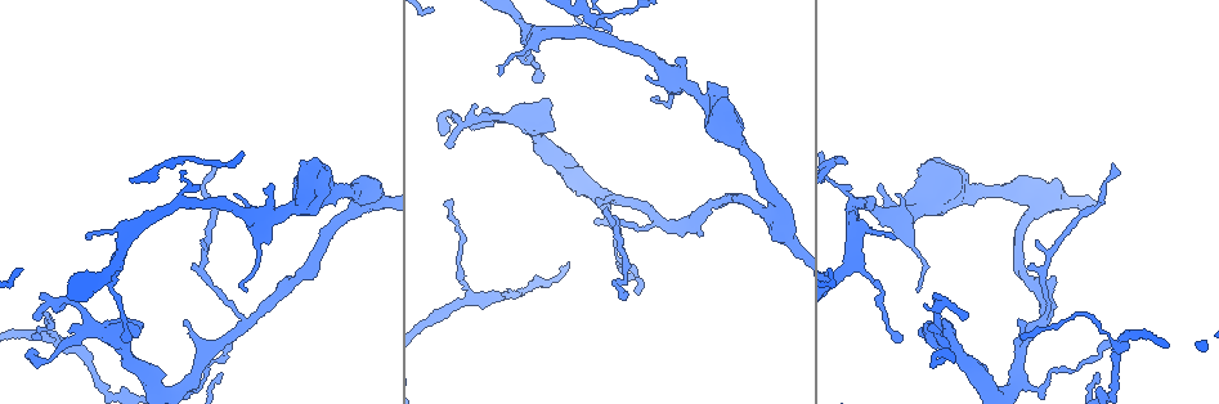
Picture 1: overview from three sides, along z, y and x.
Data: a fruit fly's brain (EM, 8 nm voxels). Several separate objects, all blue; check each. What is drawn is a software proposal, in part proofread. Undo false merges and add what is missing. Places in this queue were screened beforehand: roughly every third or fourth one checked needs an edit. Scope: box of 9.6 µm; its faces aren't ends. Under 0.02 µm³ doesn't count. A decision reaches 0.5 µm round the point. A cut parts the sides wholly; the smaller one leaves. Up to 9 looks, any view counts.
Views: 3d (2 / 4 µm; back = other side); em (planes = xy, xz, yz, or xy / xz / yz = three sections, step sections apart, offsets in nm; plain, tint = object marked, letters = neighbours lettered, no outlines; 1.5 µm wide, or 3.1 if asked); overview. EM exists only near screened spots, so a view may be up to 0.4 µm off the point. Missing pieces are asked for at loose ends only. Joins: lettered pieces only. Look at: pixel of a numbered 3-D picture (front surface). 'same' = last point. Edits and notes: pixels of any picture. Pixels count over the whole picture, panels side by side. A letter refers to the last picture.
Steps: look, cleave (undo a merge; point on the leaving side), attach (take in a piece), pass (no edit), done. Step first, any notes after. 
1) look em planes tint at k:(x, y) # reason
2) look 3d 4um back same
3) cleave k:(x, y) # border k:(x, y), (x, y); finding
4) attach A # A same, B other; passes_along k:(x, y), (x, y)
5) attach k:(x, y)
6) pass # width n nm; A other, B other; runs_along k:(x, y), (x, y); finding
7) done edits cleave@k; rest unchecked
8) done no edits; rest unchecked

look 3d 4um back at 1:(954, 362) # free end

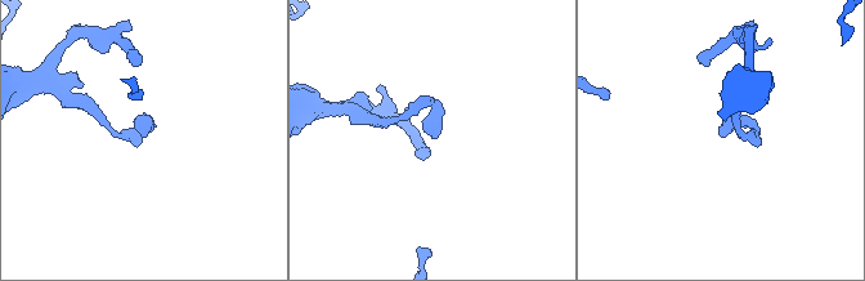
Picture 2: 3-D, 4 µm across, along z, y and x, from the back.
look em planes letters at 2:(431, 132)

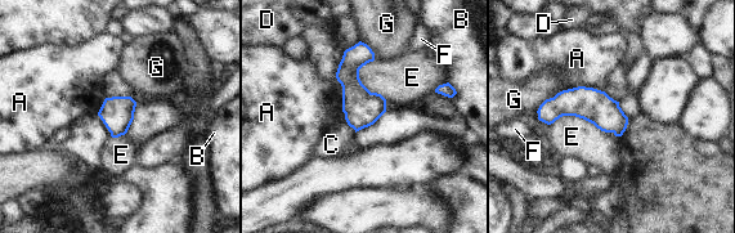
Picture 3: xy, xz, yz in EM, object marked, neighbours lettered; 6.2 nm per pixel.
pass # longest_contact E 460 nm; A other, B other, C other, D other, E other, F other, G other; border 3:(536, 112), (605, 133); none of them fits

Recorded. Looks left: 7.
look em yz step 4 letters at 1:(444, 203) # branch stops here

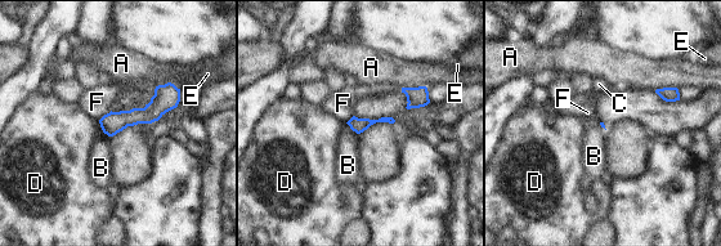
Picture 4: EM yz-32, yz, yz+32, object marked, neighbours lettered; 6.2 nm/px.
pass # width 140 nm; longest_contact A 160 nm; A other, B other, C other, D other, E other, F other; no lettered piece goes on from it

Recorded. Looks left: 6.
look 3d 4um back at 1:(1112, 164) # tapers out

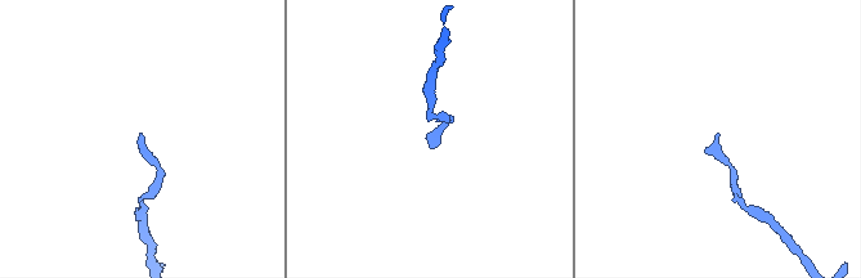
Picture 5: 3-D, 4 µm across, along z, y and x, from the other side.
look em xy step 4 letters at 5:(429, 135)

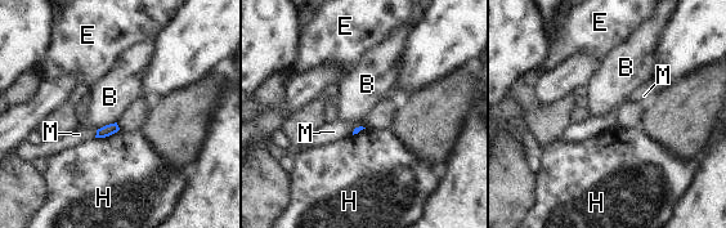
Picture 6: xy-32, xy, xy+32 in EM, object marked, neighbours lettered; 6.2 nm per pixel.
look em planes letters same

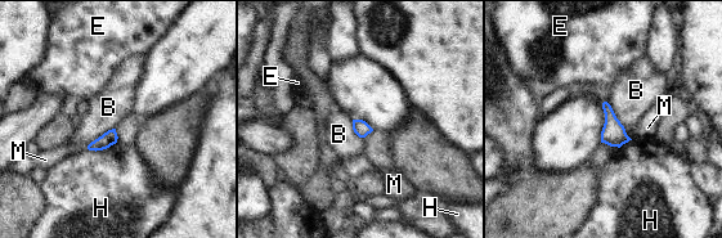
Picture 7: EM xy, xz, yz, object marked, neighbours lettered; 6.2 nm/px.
pass # longest_contact B 220 nm; B other, E other, H other, M other; border 7:(115, 128), (95, 138), (86, 148); none of them fits

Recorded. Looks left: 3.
look em yz step 4 letters at 1:(662, 224) # thick turns thin

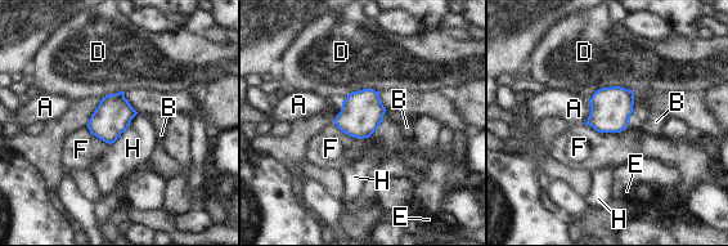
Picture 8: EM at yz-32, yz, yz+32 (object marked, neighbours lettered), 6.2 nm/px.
look em planes letters same # another direction

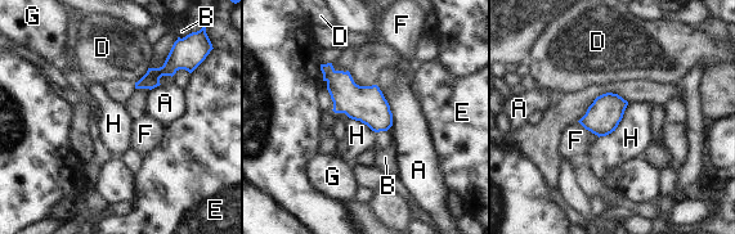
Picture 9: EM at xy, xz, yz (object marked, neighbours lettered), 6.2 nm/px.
pass # longest_contact H 300 nm; A other, B other, D other, E other, F other, G other, H other; border 9:(628, 103), (619, 124), (599, 138); all the same cell

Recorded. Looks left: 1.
done no edits; rest unchecked

